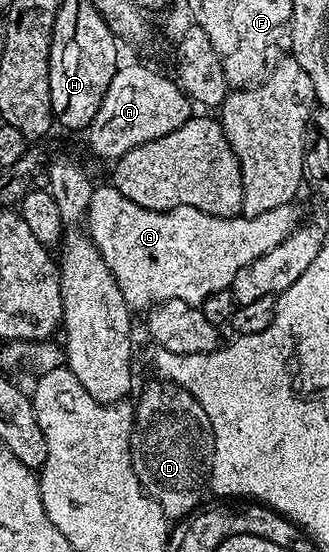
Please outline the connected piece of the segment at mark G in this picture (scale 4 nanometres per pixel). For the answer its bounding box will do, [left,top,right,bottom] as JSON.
[84,184,300,310]

